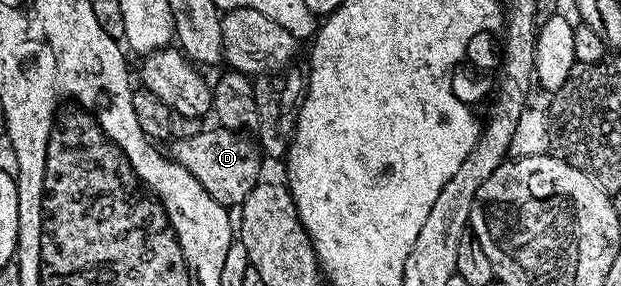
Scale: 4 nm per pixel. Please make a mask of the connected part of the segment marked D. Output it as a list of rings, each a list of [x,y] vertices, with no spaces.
[[[204,128],[192,138],[182,138],[171,143],[171,157],[190,167],[196,179],[206,188],[206,192],[218,204],[229,208],[239,207],[241,202],[250,196],[250,192],[255,188],[257,182],[261,181],[260,158],[262,151],[255,141],[252,142],[244,132],[226,130],[223,128]]]

